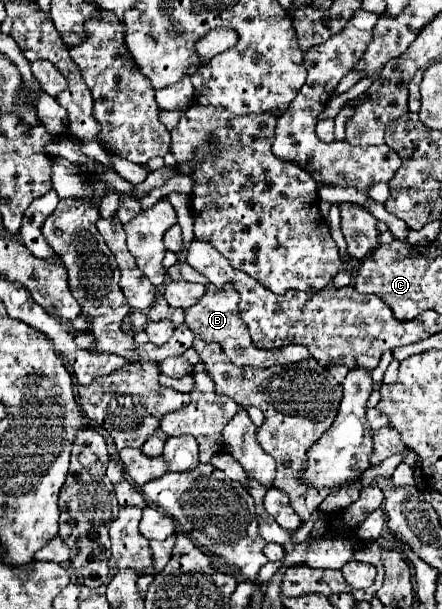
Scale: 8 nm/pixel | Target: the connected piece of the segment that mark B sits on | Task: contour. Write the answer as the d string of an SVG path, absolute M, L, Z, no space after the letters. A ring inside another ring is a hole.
M211 284L205 286L205 294L203 298L199 298L199 302L191 308L185 310L185 324L195 332L201 334L203 340L207 342L219 342L225 350L225 354L229 356L231 362L235 362L235 366L253 366L253 368L267 368L273 364L293 364L293 362L301 362L309 358L309 352L305 346L299 344L291 344L285 348L277 348L277 350L259 350L253 346L251 336L247 326L241 322L239 318L239 310L237 310L237 302L239 296L231 286L225 288L215 288Z

